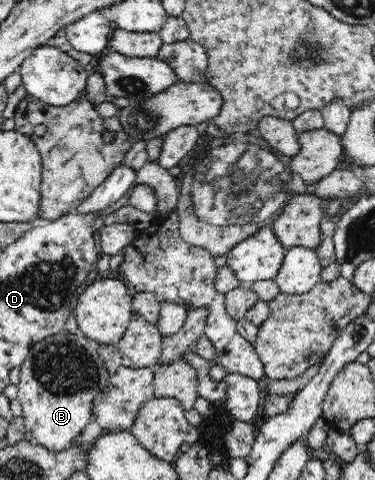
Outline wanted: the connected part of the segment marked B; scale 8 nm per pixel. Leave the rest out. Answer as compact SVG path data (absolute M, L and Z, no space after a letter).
M59 333L41 340L29 351L29 355L20 365L20 380L17 385L17 400L22 405L22 418L26 430L31 431L33 442L48 450L59 452L69 449L77 437L94 419L95 397L103 393L109 385L110 373L107 364L99 354L99 343L82 333Z

